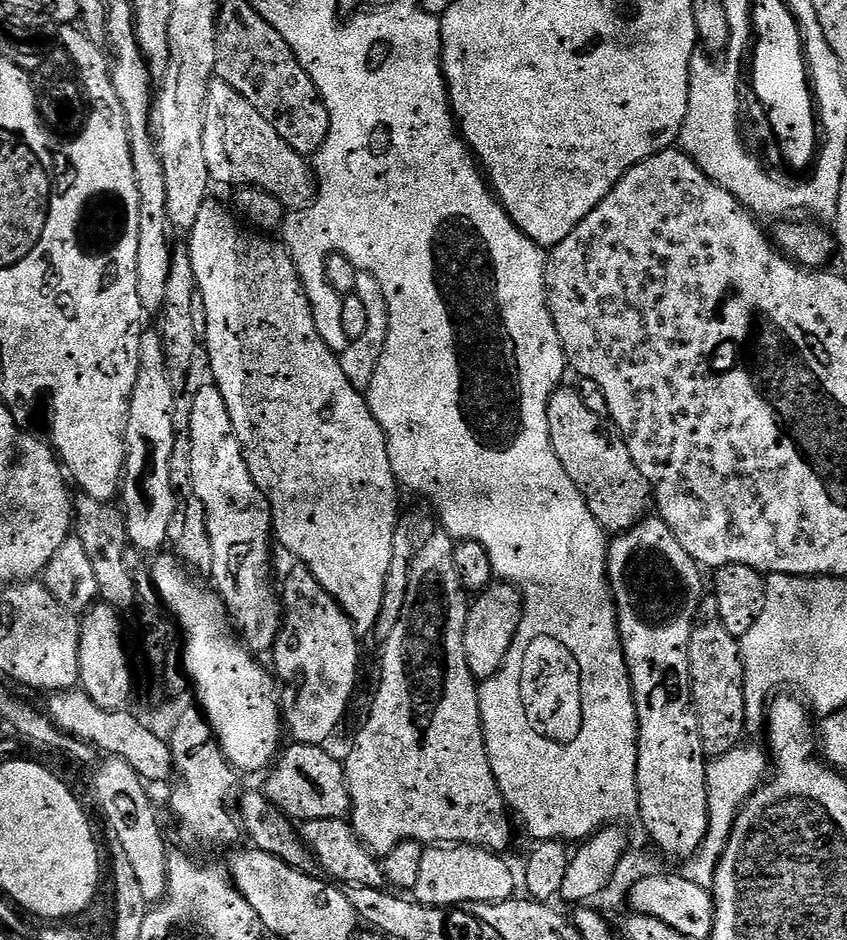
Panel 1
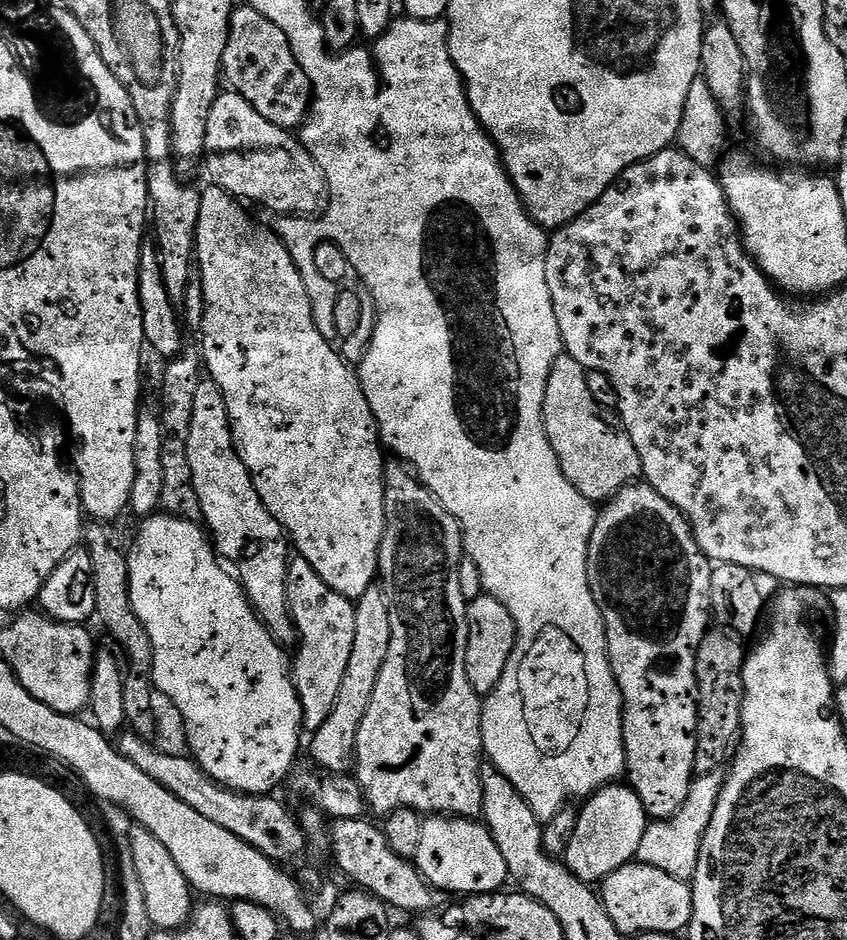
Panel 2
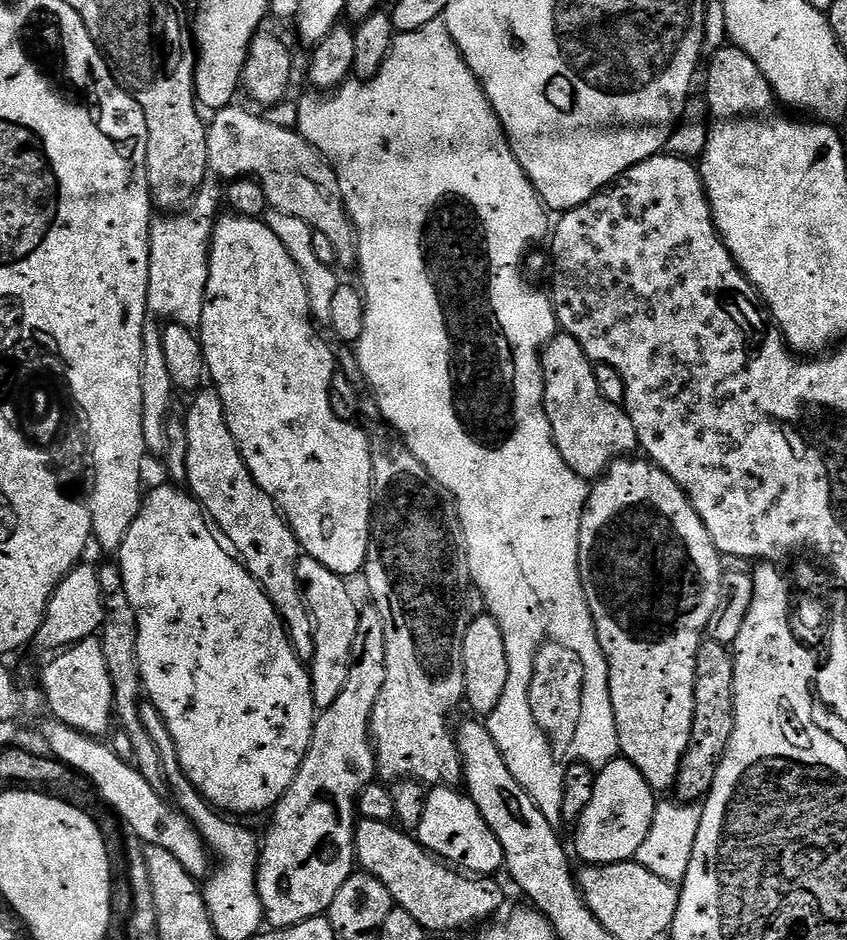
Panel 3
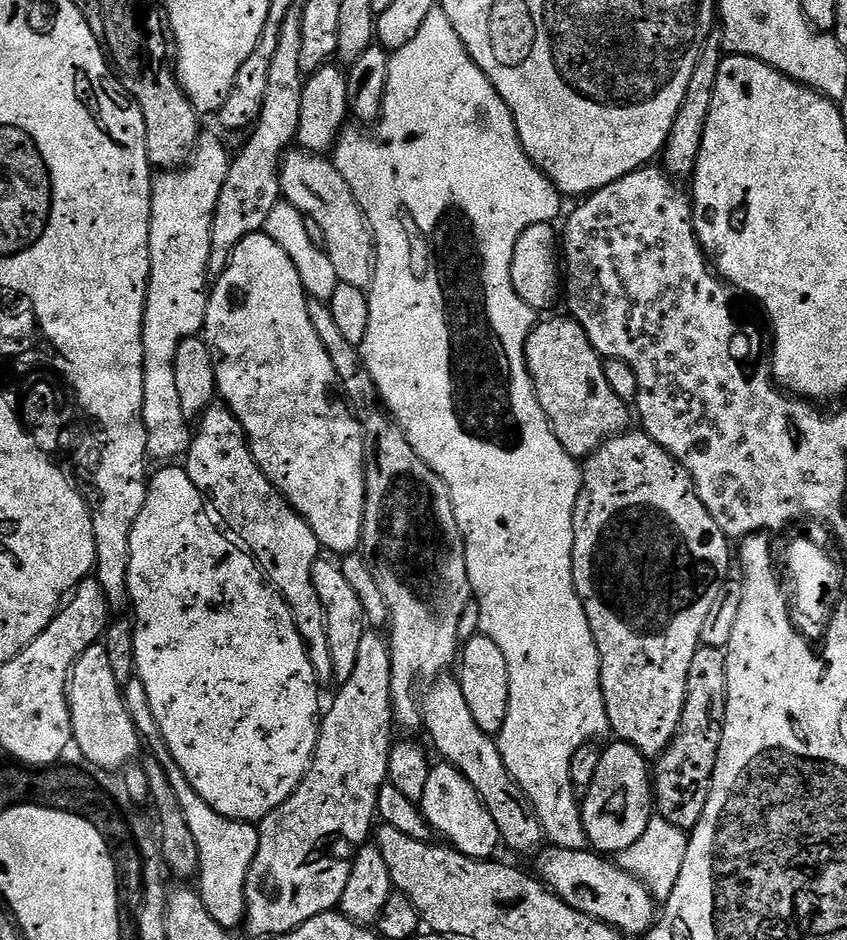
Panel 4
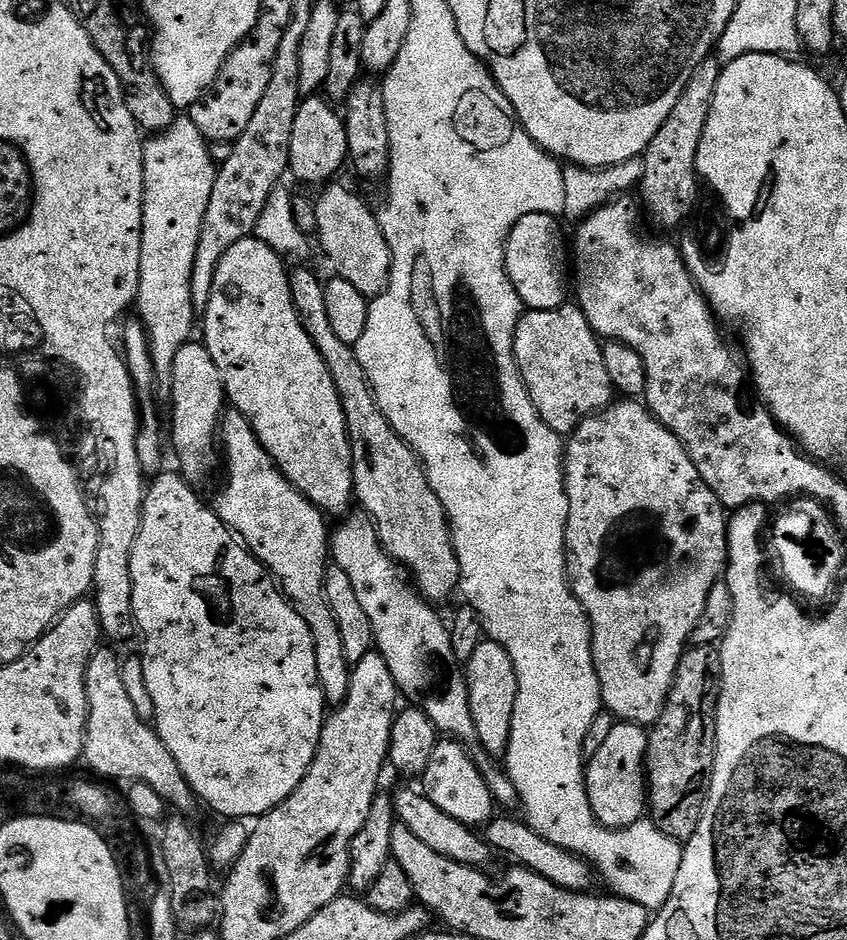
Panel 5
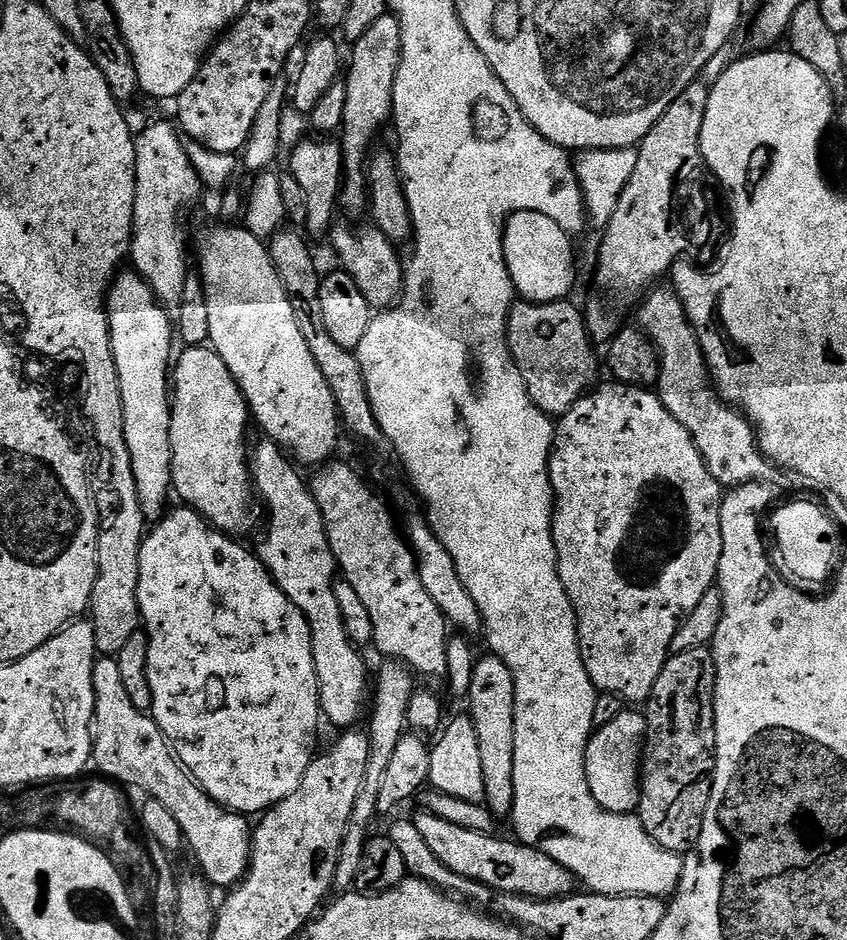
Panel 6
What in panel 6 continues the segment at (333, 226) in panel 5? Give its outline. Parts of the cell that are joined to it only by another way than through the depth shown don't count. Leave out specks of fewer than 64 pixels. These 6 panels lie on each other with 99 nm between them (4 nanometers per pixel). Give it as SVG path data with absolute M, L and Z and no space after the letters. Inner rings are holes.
M375 226L367 227L360 228L357 232L352 228L337 227L331 233L332 244L340 255L339 267L349 272L354 282L358 282L358 290L362 290L366 302L374 310L387 310L399 301L403 293L406 264L402 256L400 260L396 253L399 252L397 245L390 243L386 234L382 234Z

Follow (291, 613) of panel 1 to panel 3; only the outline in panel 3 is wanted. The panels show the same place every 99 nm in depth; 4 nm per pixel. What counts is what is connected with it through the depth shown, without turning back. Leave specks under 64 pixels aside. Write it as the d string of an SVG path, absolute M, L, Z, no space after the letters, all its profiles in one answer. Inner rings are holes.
M301 555L298 582L314 626L314 658L310 665L312 693L317 709L323 710L334 702L334 698L338 698L338 694L342 694L346 678L350 678L350 666L354 659L354 633L358 630L362 608L361 605L356 605L356 600L348 589L349 581L334 574L334 570L326 570L318 558Z

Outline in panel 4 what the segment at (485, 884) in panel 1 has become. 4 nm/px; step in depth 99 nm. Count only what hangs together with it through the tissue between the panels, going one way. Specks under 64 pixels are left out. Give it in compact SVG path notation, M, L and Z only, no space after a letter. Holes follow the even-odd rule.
M447 762L432 764L430 778L426 778L426 794L418 801L418 807L424 813L428 827L433 833L445 836L456 851L475 860L491 860L497 854L496 847L501 847L502 841L498 826L494 826L494 818L490 818L490 810L482 802L478 790L470 786L470 782Z

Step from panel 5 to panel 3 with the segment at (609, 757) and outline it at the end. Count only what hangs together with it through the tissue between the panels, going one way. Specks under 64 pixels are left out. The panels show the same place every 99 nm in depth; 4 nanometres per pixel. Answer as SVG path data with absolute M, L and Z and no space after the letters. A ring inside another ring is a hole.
M617 758L596 772L594 794L590 806L581 814L576 828L576 852L584 864L623 864L636 855L638 846L646 842L654 822L657 793L642 778L638 766Z

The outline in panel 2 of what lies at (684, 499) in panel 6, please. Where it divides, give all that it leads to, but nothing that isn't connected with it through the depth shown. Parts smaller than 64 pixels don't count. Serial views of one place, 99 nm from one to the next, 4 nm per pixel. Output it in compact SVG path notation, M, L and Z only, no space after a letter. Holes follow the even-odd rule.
M646 482L633 483L603 505L588 547L588 563L592 593L598 602L598 610L602 610L608 634L612 669L624 698L628 762L626 780L638 794L642 806L653 821L670 820L684 811L697 775L696 735L700 706L696 690L696 655L698 646L710 627L710 578L714 564L698 546L684 515ZM639 516L656 516L660 523L652 536L656 544L652 544L648 536L624 536L621 540L612 537L615 528L620 528Z

